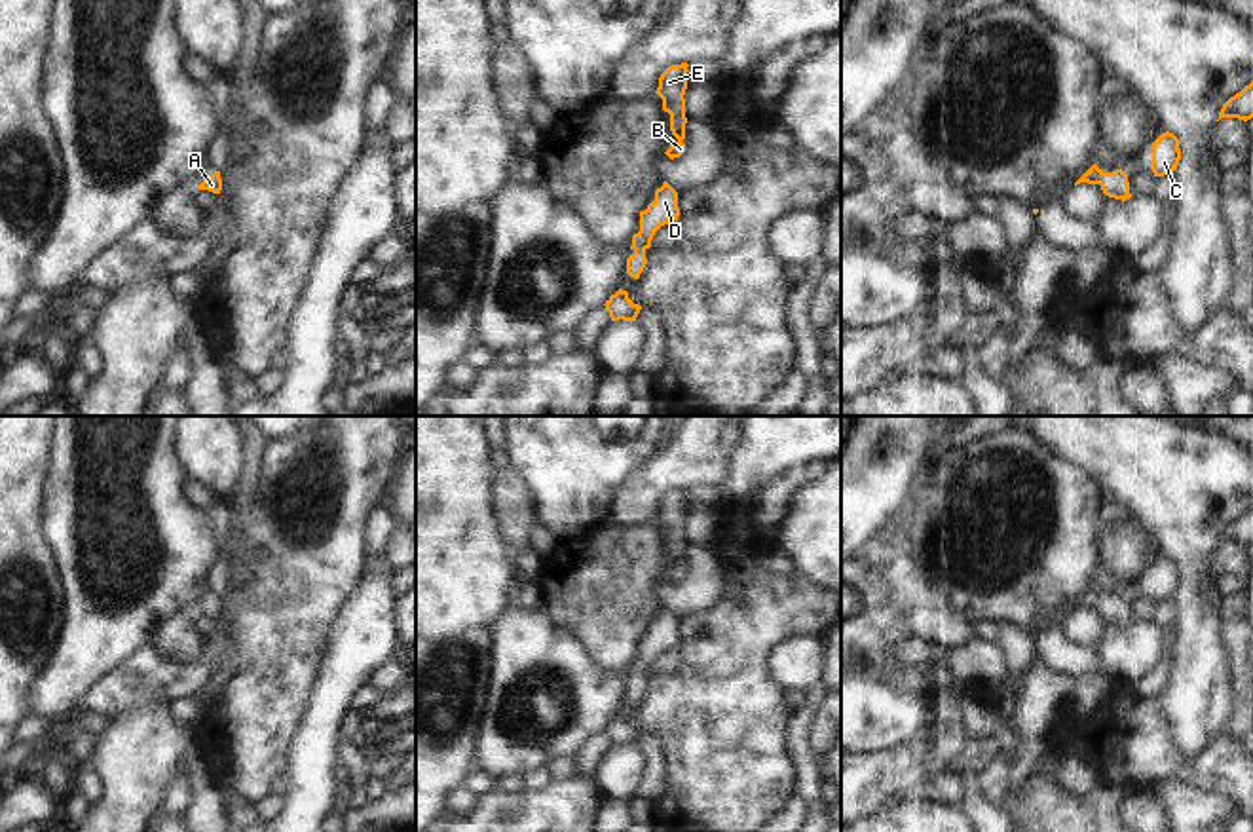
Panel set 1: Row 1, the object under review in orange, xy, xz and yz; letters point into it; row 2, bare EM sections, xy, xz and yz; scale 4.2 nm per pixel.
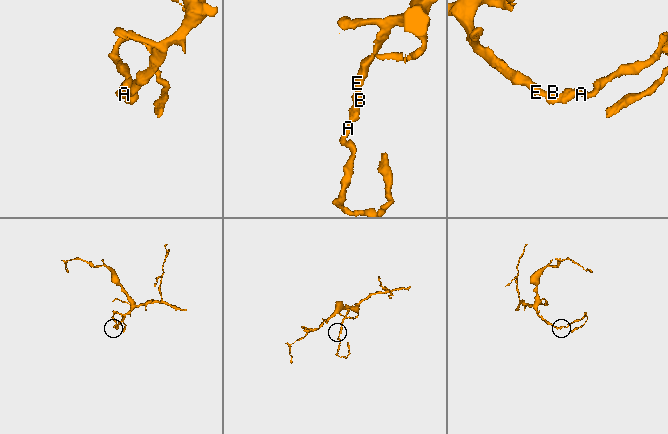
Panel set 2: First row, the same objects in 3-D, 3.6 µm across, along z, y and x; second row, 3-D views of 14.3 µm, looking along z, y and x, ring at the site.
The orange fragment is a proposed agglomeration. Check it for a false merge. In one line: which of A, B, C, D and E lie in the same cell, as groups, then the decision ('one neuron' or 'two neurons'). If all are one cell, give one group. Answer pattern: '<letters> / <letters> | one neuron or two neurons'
A B C D E | one neuron

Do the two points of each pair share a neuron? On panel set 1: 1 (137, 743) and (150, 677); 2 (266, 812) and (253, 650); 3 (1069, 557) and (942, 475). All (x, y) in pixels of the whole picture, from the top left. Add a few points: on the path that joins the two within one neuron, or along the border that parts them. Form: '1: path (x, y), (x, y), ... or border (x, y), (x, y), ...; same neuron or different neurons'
1: border (169, 703), (152, 699), (109, 720); different neurons
2: border (264, 796), (253, 804); different neurons
3: path (1037, 544), (986, 519), (974, 508); same neuron

